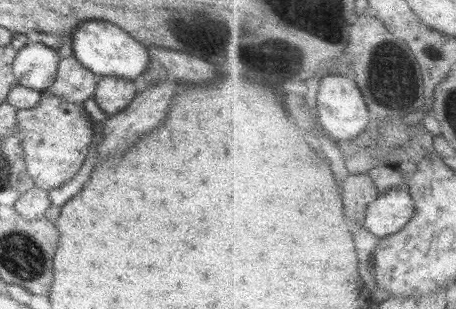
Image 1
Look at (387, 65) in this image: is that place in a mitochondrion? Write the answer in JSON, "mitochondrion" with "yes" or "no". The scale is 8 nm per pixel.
{"mitochondrion":"yes"}

